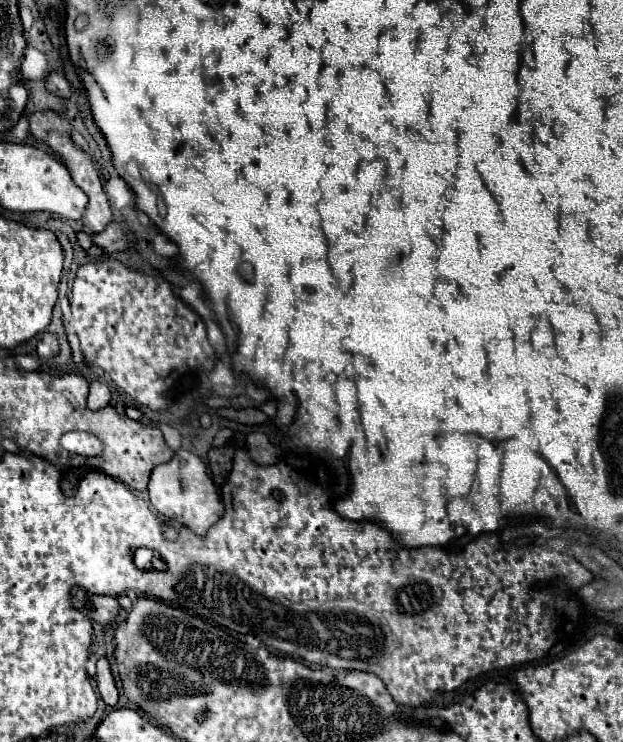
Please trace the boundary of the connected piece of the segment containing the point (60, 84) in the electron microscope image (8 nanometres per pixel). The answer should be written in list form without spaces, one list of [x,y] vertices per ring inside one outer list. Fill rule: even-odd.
[[[51,73],[47,77],[47,87],[51,93],[59,95],[59,97],[71,97],[73,95],[73,89],[71,85],[67,83],[67,79],[63,75],[57,75],[57,73]]]

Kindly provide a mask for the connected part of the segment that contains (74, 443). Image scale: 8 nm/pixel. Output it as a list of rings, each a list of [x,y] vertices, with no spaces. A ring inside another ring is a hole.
[[[71,431],[65,435],[65,449],[69,449],[71,453],[79,453],[85,457],[93,457],[99,455],[103,449],[103,443],[99,437],[95,437],[93,433],[85,433],[85,431]]]

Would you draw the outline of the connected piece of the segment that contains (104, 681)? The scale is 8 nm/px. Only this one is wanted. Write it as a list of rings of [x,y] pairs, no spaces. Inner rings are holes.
[[[99,657],[99,661],[97,661],[97,687],[107,705],[117,705],[119,691],[115,687],[115,679],[113,679],[111,665],[109,665],[107,657]]]

